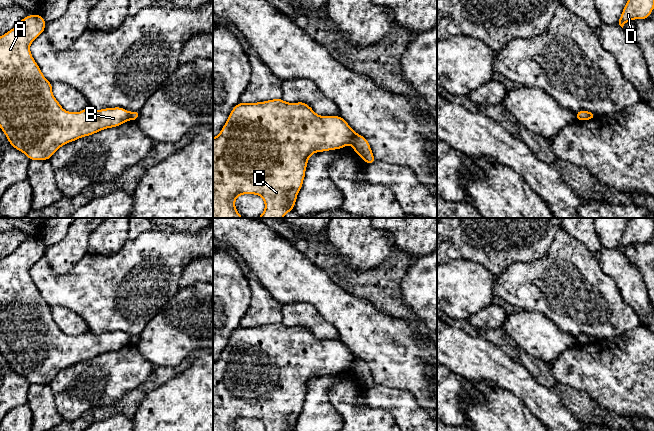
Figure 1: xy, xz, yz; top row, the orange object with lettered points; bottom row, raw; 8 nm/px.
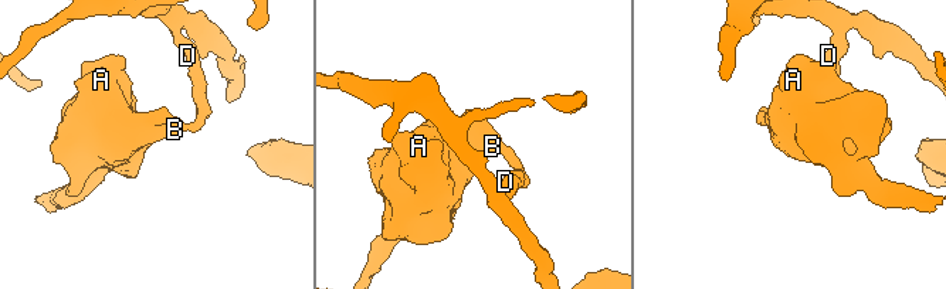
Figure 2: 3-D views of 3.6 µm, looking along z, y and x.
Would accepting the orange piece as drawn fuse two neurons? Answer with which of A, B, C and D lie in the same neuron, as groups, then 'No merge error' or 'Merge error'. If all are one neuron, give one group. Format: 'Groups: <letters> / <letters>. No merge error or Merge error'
Groups: A B C / D. Merge error

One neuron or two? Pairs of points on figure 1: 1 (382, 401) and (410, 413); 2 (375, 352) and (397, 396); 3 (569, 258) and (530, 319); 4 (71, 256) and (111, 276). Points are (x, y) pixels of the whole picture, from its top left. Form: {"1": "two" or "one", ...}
{"1": "one", "2": "two", "3": "two", "4": "two"}

